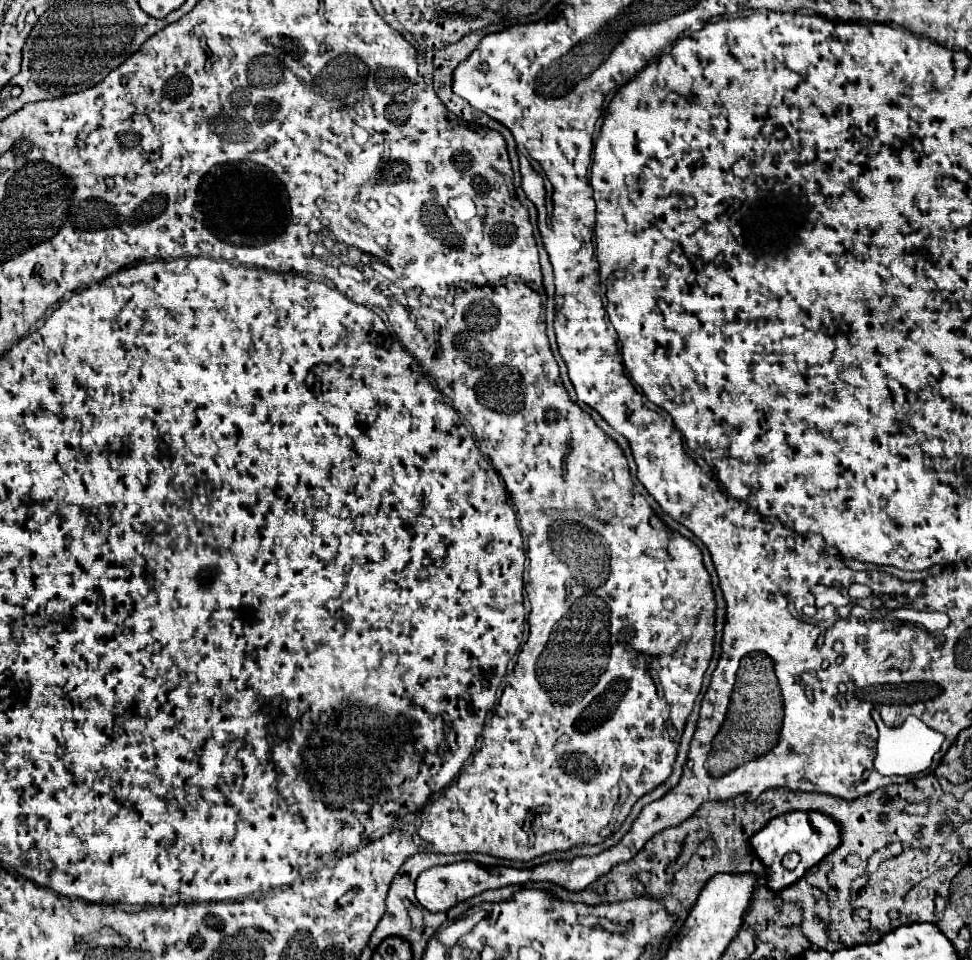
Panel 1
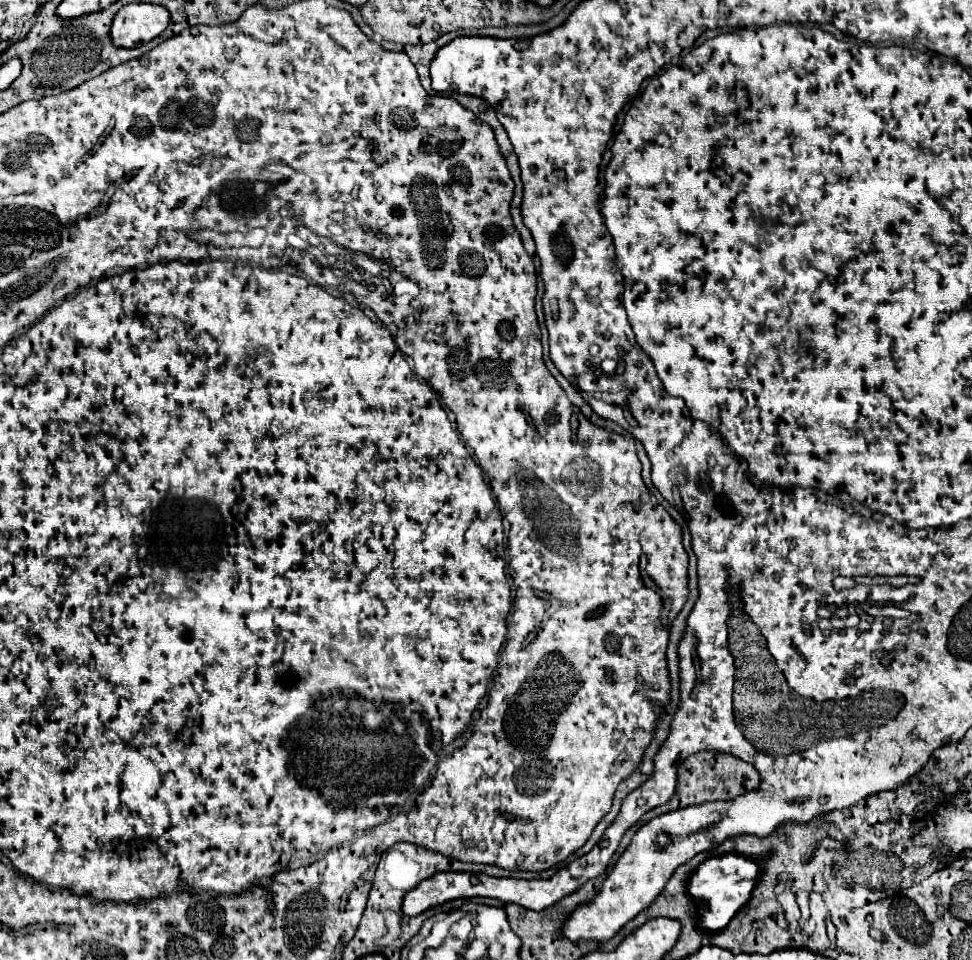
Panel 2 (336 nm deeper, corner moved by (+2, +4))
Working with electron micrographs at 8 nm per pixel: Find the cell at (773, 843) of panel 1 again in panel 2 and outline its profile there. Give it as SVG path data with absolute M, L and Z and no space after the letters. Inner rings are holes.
M733 853L705 859L701 863L701 867L697 867L697 871L691 875L689 885L687 885L695 903L705 901L703 909L699 909L699 913L701 913L699 927L705 931L711 931L711 933L723 929L731 921L731 917L743 905L747 905L759 877L761 877L761 865L757 859L745 859L745 855L733 855Z

